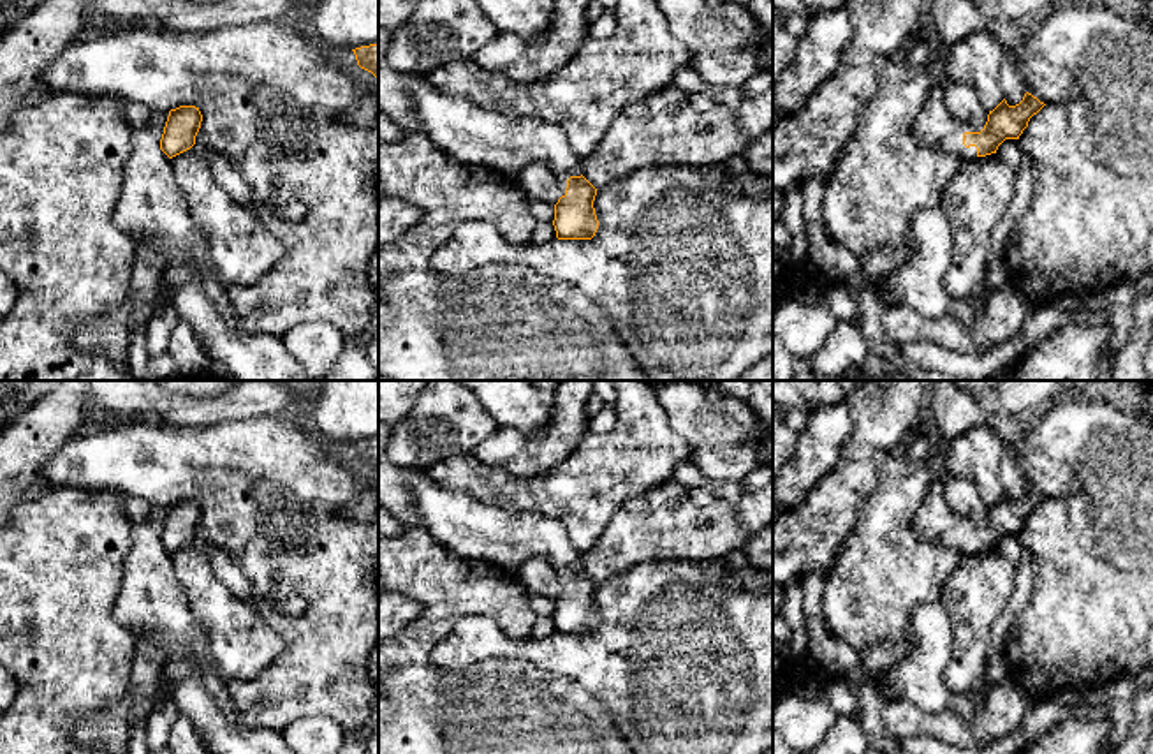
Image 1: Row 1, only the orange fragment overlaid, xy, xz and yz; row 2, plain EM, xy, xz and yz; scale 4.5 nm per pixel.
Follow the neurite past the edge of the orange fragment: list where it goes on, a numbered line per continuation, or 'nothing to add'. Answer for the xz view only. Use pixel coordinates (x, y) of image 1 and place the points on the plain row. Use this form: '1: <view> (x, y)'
1: xz (467, 527)

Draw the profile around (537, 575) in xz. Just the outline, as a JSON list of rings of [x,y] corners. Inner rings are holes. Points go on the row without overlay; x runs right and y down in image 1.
[[[542,555],[528,558],[514,571],[519,585],[535,597],[554,601],[562,592],[562,583],[553,564]]]

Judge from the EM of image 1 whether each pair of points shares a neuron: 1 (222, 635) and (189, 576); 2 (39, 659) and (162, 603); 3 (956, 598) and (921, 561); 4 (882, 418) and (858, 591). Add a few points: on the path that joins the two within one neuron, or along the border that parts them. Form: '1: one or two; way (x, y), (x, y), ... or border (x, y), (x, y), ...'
1: one; way (222, 620), (222, 615), (203, 591)
2: two; border (120, 582), (113, 617), (138, 638)
3: two; border (962, 555), (939, 599)
4: two; border (902, 446), (877, 457), (877, 487), (866, 497)

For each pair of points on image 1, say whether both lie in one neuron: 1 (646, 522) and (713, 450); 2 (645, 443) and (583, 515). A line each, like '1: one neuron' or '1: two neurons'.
1: two neurons
2: one neuron

